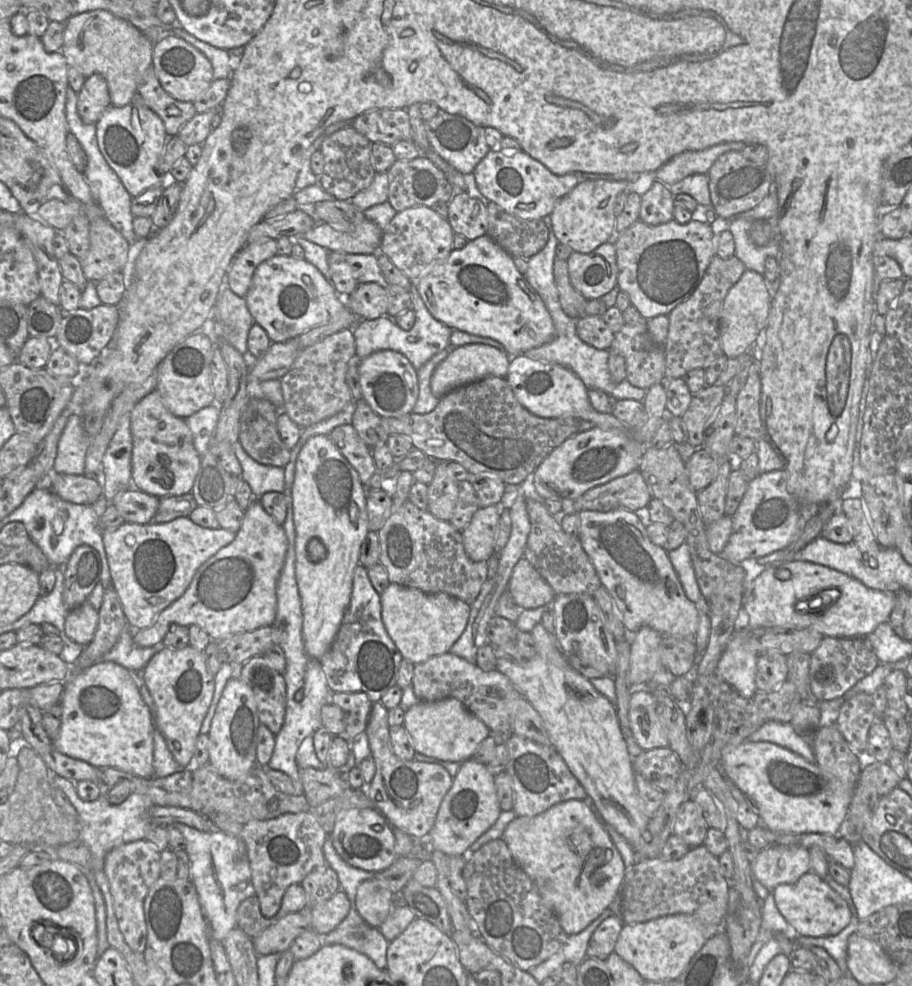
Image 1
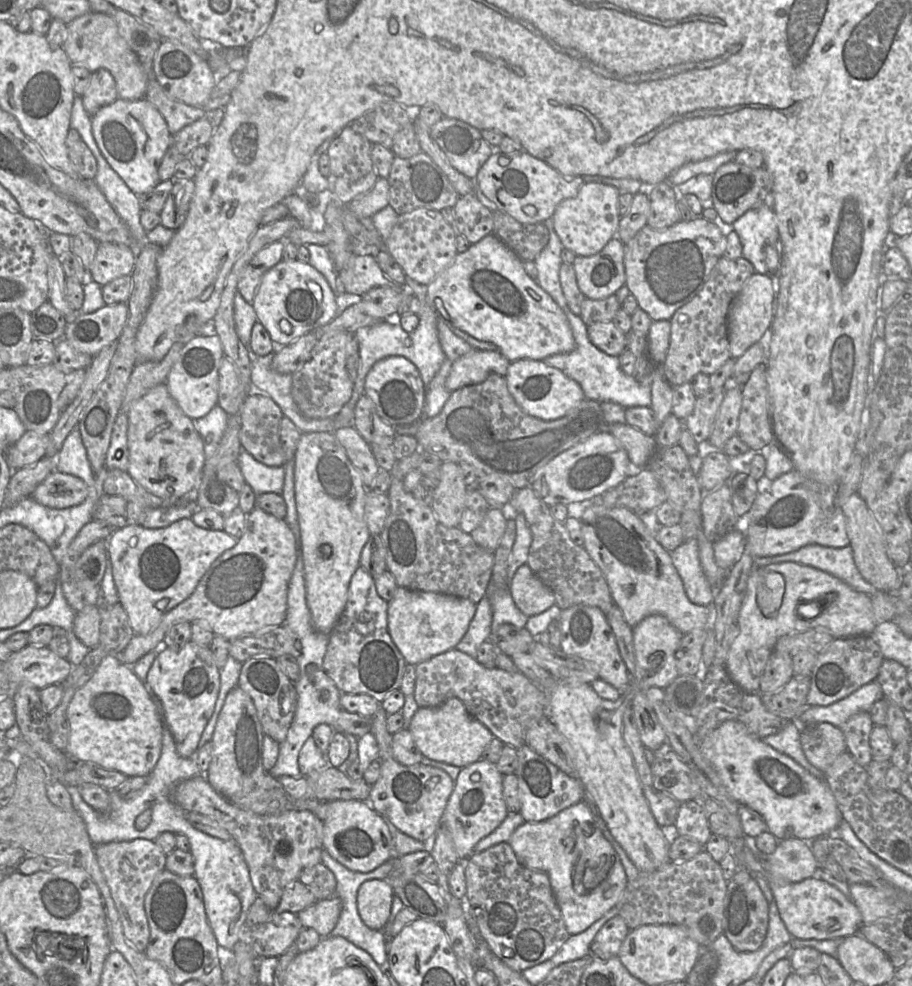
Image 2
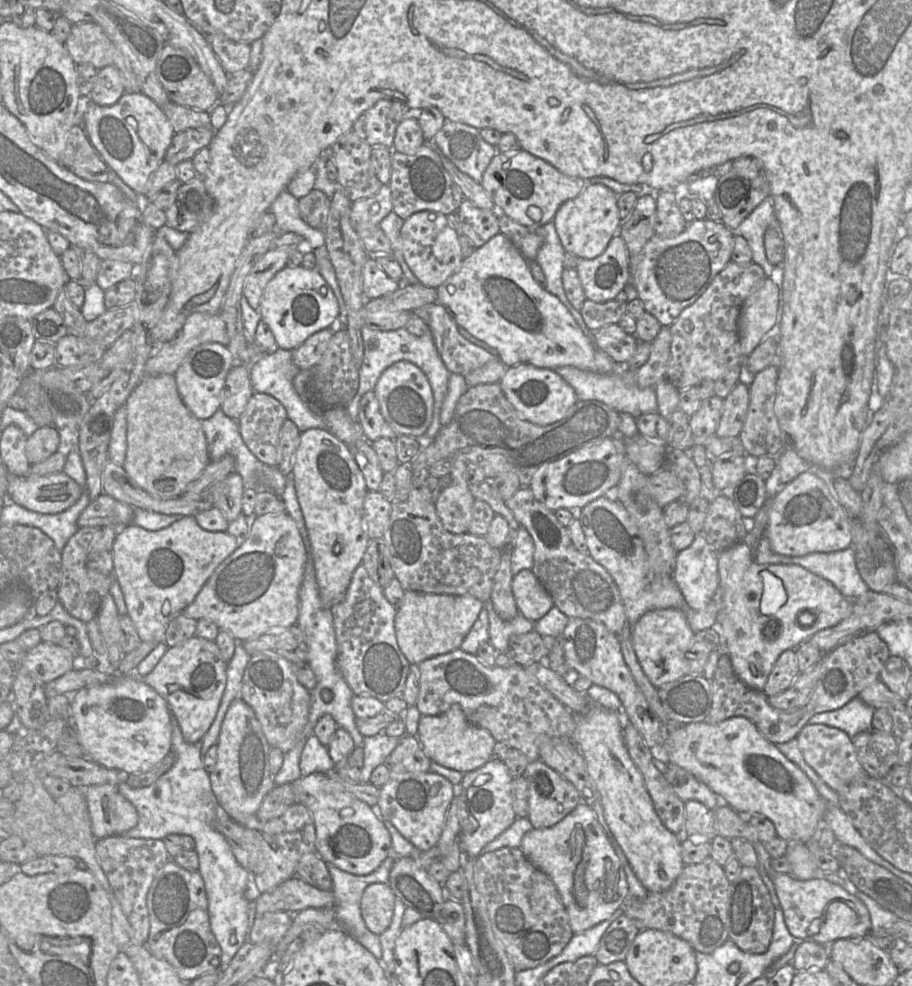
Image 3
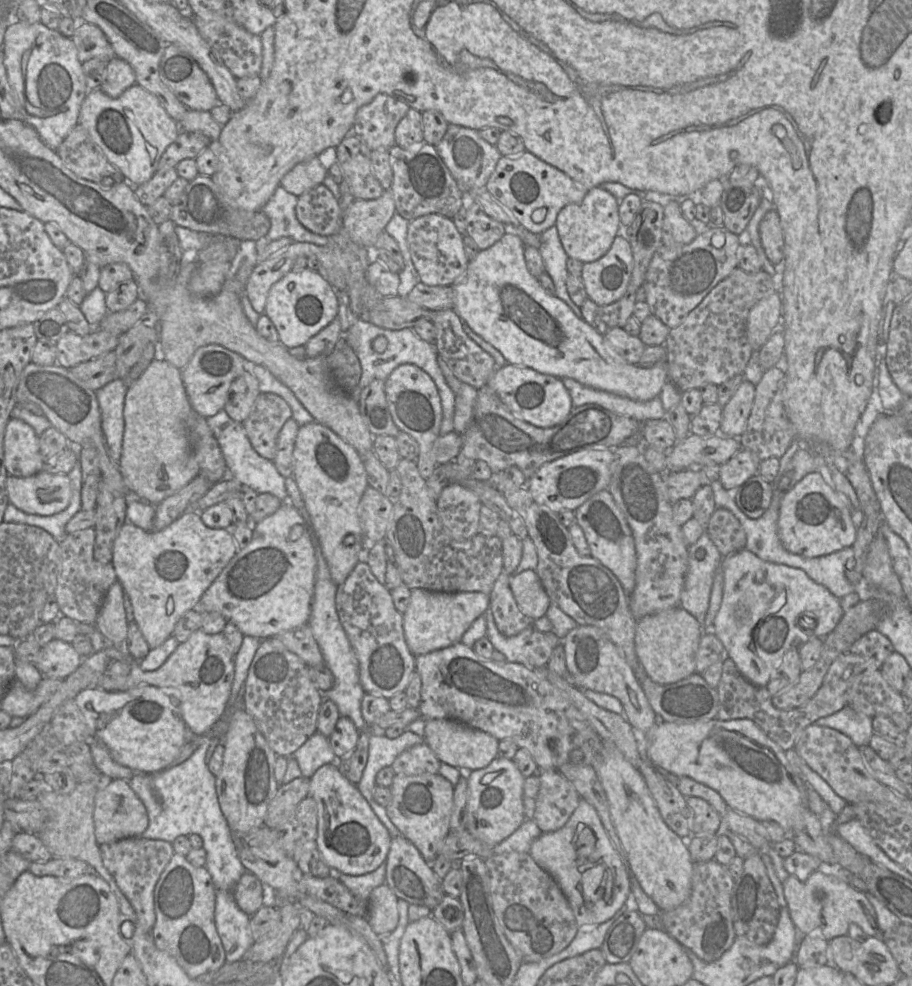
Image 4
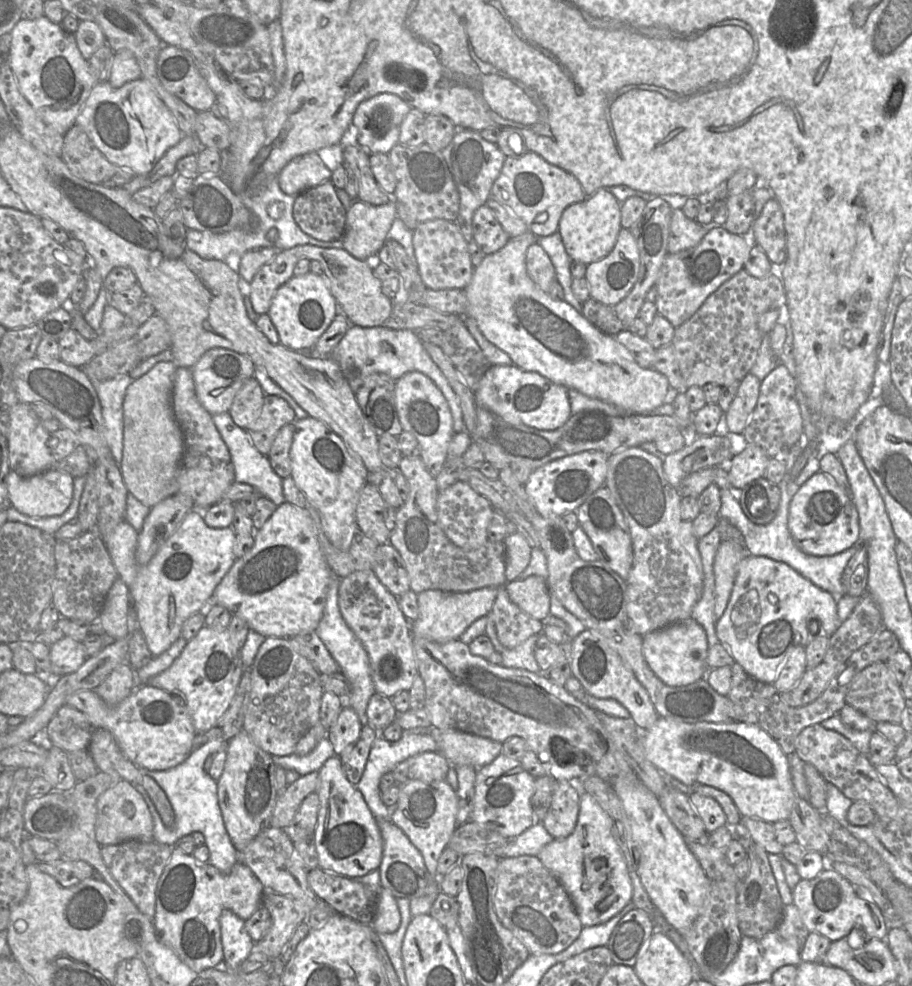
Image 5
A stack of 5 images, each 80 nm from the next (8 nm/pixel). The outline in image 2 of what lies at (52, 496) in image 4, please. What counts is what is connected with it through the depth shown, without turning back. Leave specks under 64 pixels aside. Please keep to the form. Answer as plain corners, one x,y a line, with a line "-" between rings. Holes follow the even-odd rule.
55,470
36,487
31,497
44,506
65,509
83,503
88,493
82,479

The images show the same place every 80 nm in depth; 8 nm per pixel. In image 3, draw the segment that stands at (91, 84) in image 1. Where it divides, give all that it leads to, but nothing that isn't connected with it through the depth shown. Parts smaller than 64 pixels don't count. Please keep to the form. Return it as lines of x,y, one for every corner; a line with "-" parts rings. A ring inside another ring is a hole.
108,65
98,70
96,82
87,99
95,104
108,106
115,104
125,92
119,70

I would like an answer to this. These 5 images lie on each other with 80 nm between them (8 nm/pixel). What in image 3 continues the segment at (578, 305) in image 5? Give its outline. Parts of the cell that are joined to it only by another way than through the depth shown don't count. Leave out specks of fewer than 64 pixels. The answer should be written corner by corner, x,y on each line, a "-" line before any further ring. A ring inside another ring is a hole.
553,220
542,227
545,231
545,241
534,261
544,272
546,290
555,295
567,307
581,329
593,339
593,332
586,326
581,312
573,307
565,294
562,274
566,250
560,241

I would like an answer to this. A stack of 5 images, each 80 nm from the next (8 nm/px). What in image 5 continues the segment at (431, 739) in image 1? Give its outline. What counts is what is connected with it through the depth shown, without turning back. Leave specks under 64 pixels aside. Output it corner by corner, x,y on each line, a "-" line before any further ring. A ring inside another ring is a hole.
432,727
430,734
438,745
438,752
453,766
481,768
501,754
501,743
471,733

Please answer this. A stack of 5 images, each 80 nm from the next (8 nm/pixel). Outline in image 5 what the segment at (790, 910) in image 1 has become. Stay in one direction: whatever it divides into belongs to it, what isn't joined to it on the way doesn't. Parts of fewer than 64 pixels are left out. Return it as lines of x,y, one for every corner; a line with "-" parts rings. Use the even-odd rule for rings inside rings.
827,866
813,879
801,879
792,889
792,897
809,933
817,932
833,942
850,935
854,928
861,927
867,939
886,939
888,928
885,918
869,892
865,888
855,887
831,867

